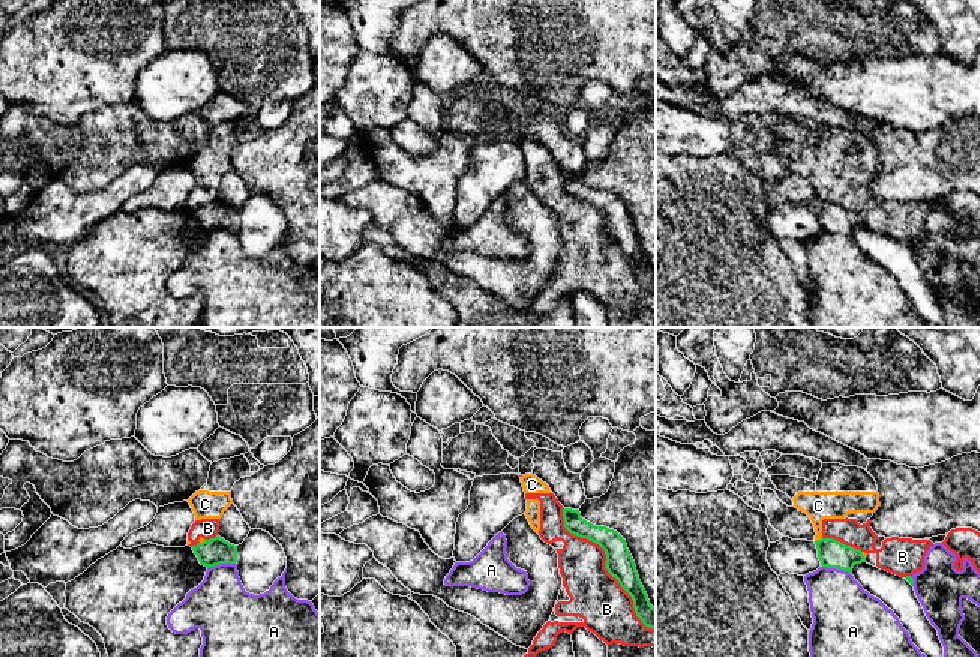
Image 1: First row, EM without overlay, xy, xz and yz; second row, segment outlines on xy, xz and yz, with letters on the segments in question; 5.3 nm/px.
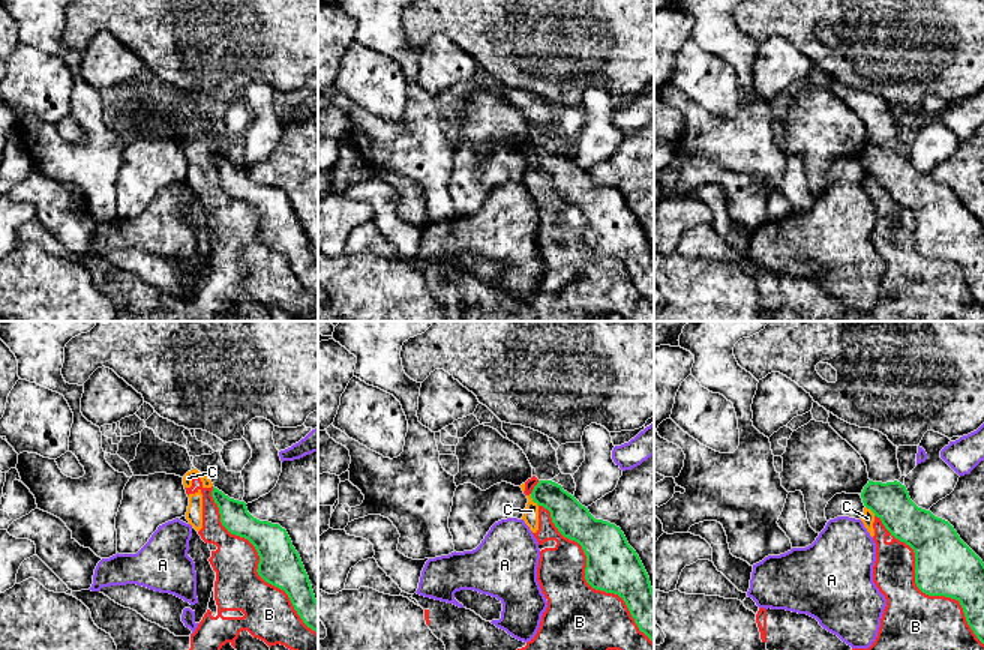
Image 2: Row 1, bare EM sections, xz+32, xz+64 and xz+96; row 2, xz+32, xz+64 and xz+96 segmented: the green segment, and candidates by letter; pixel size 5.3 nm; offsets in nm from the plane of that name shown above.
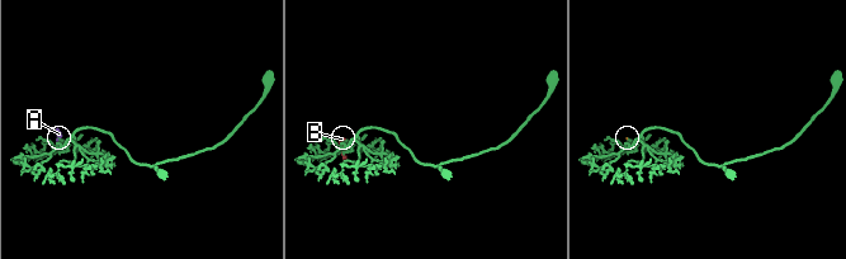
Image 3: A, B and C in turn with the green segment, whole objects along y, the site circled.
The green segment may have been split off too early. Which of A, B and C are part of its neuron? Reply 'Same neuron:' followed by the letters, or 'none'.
Same neuron: none

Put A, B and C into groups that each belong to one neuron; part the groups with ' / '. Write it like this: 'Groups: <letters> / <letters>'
Groups: A / B C

